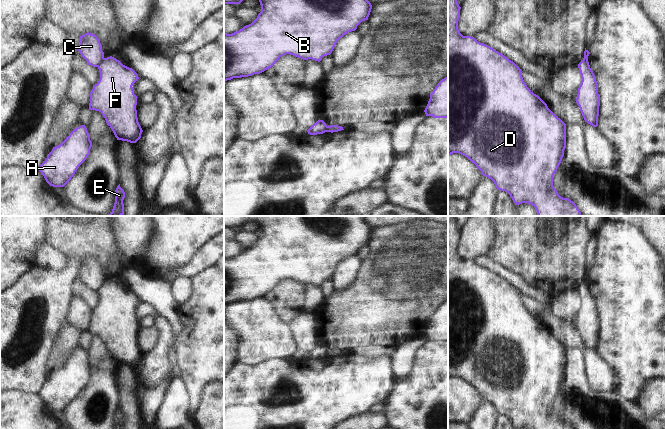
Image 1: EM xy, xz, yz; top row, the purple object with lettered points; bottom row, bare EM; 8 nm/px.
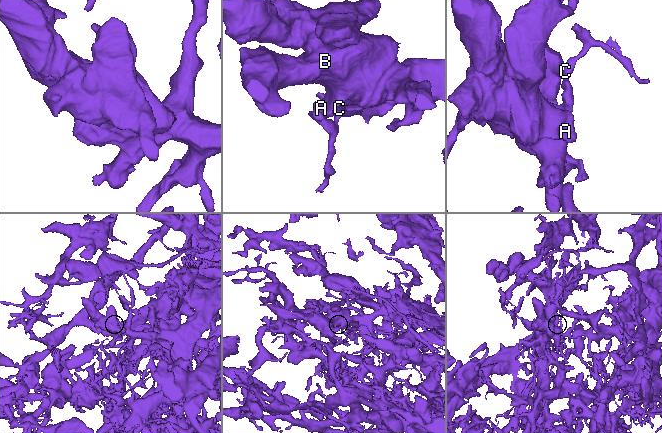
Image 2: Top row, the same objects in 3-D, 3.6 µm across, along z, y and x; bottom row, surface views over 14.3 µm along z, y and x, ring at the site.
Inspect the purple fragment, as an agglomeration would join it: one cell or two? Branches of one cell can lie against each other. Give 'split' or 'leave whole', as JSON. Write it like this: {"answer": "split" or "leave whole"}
{"answer": "split"}

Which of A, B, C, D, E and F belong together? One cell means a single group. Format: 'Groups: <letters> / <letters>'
Groups: A B D E F / C.

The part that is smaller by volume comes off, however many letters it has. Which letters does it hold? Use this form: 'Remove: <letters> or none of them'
Remove: C

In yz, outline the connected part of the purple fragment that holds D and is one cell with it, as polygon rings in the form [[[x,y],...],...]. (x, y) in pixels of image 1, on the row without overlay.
[[[448,216],[448,379],[459,377],[467,381],[481,395],[482,399],[491,403],[496,412],[507,416],[515,429],[528,427],[531,429],[576,429],[569,422],[561,421],[553,410],[554,398],[557,395],[566,372],[566,348],[558,342],[547,328],[534,318],[523,304],[521,293],[503,278],[490,270],[478,266],[474,261],[463,260],[458,253],[461,231],[456,216]]]

